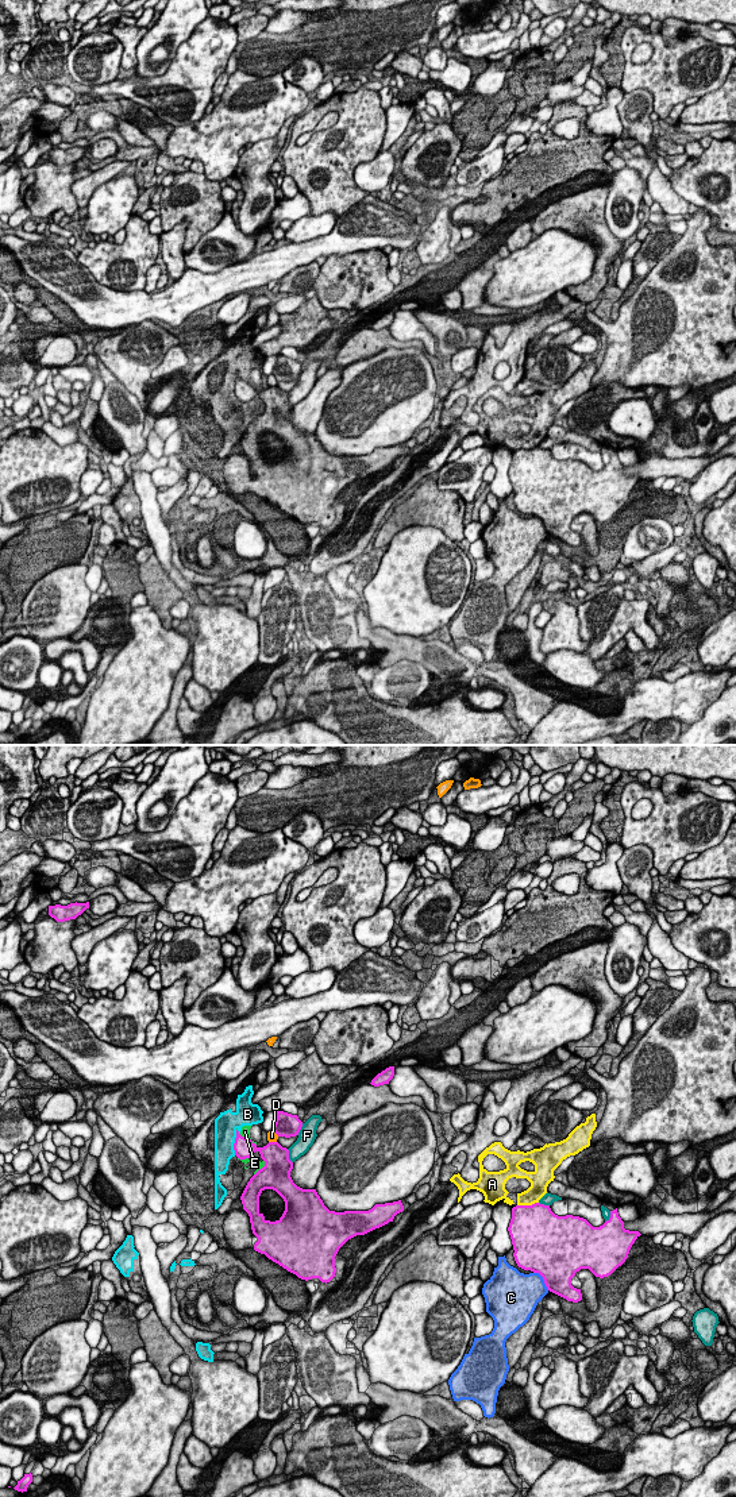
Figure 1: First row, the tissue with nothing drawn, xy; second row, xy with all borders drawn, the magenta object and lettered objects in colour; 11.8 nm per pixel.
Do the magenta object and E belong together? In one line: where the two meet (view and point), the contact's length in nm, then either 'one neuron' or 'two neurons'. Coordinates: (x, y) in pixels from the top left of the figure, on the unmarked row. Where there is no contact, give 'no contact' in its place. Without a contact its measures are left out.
contact xy (247, 382); length 240 nm; two neurons

